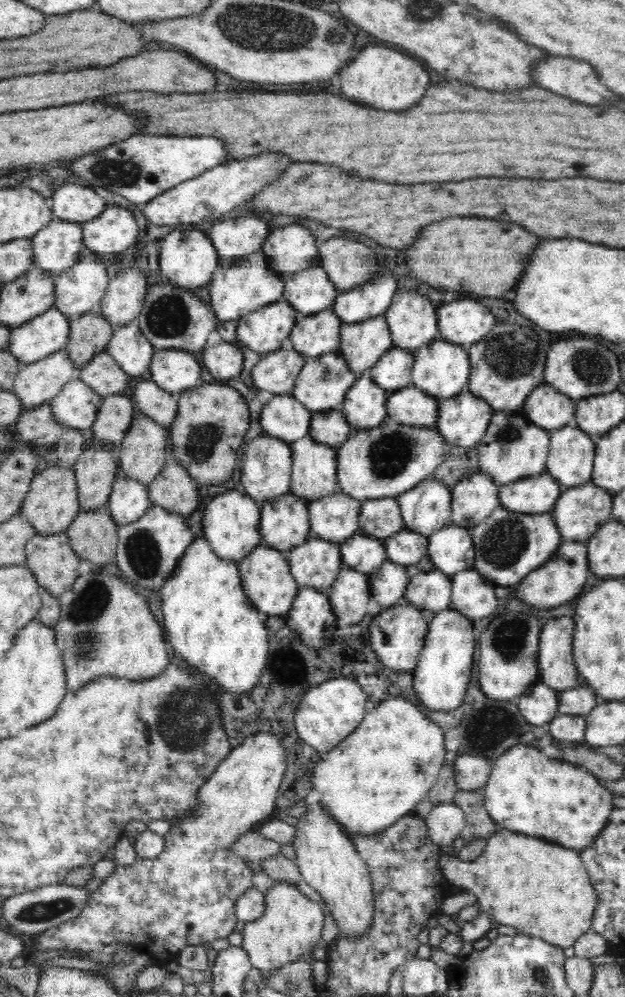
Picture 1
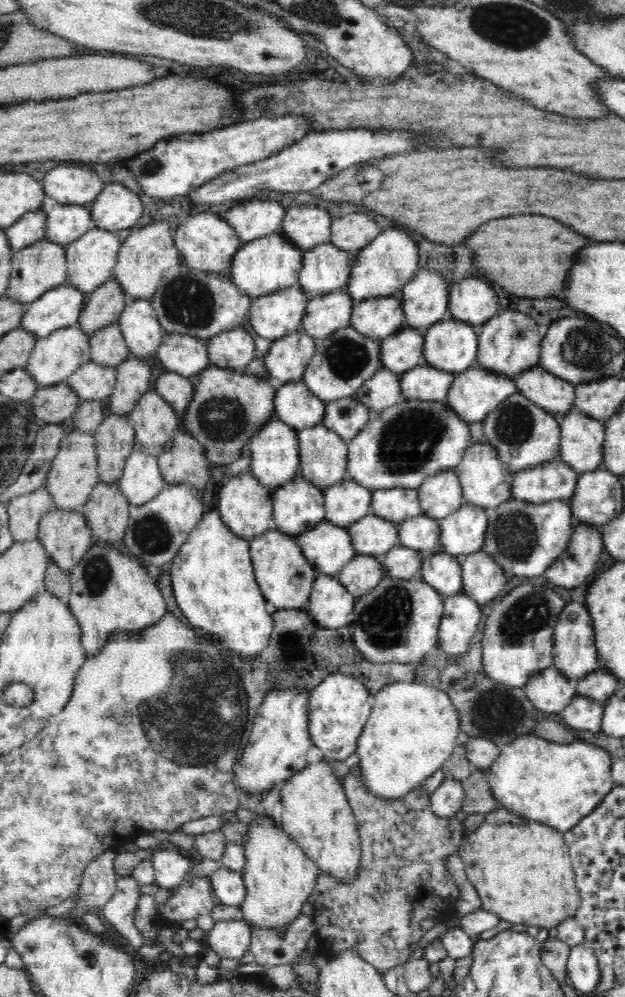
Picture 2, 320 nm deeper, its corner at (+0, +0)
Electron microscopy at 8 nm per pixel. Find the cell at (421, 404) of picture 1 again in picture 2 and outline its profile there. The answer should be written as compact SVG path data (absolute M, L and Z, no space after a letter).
M426 364L411 368L400 377L403 400L438 402L446 405L455 375Z

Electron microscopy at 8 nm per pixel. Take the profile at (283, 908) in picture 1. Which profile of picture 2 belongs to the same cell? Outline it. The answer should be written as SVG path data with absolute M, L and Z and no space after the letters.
M258 813L247 824L248 834L242 844L246 862L240 872L246 887L246 898L240 904L243 920L250 928L281 929L297 919L302 906L314 892L319 870L298 843L294 843L283 828L275 826L268 815Z

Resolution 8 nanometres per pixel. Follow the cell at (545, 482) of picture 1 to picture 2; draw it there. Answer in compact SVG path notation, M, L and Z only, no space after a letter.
M554 459L512 475L512 498L534 504L553 500L568 502L579 477L579 473L562 459Z

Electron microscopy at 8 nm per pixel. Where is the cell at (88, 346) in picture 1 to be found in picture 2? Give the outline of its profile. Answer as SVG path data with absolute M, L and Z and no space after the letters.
M112 277L94 292L85 294L85 304L78 320L80 329L90 338L95 330L118 323L128 301L125 291Z

